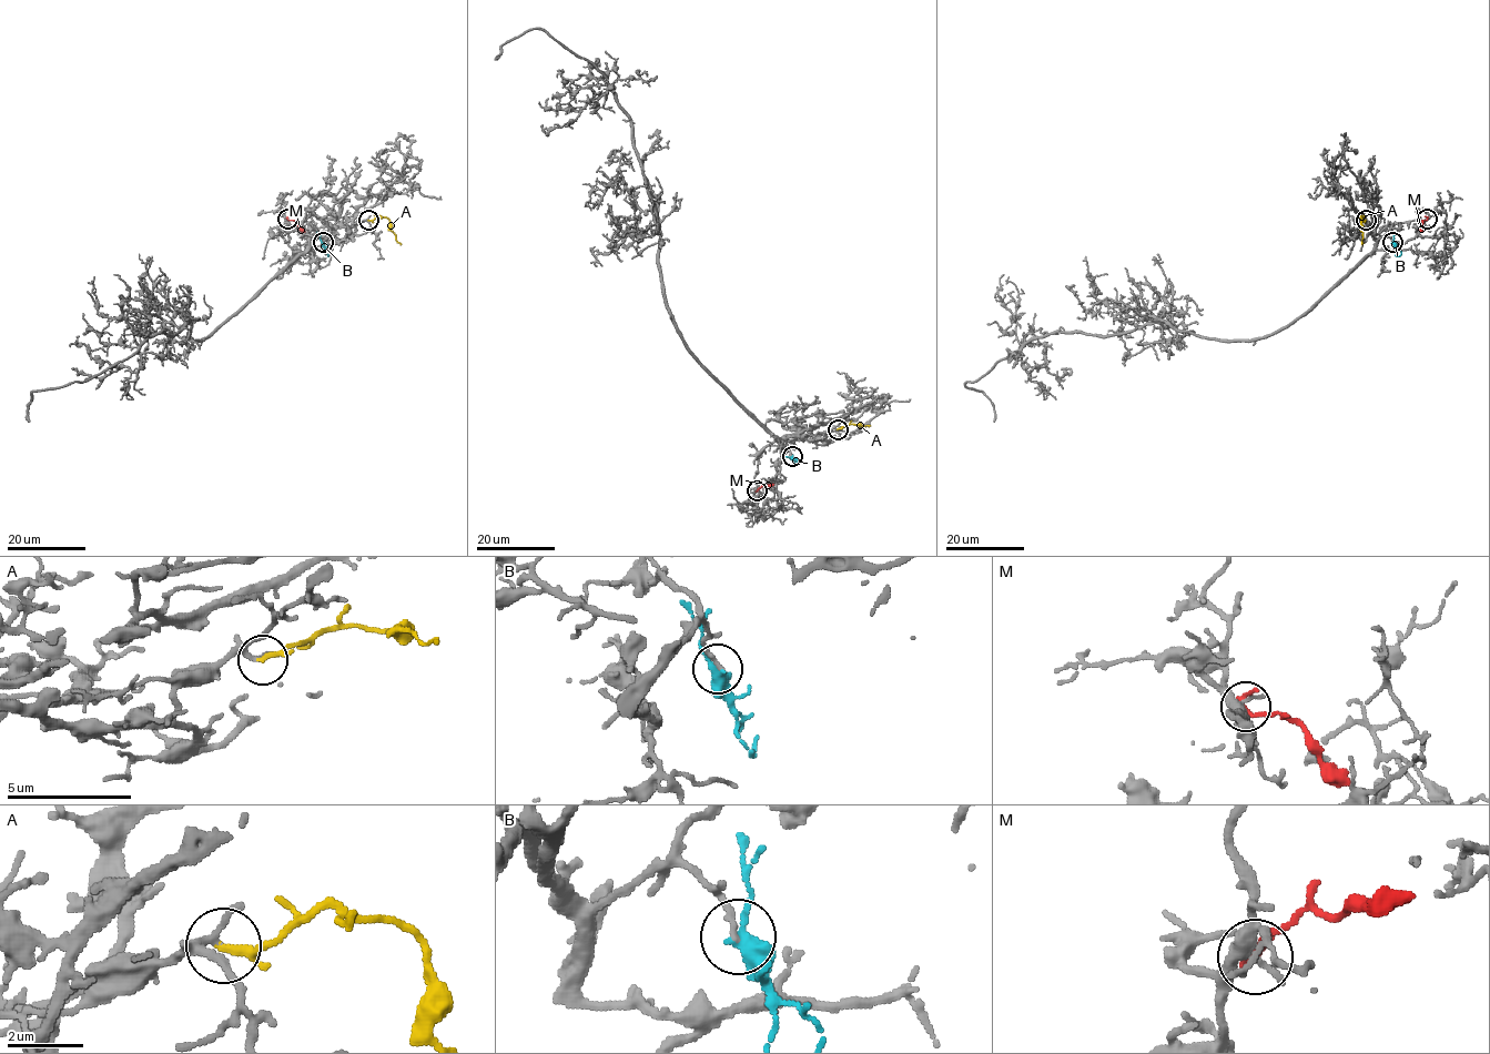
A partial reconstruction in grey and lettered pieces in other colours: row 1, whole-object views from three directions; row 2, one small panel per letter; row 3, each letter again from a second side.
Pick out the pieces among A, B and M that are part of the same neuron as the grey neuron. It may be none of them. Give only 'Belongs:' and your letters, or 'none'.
Belongs: A

